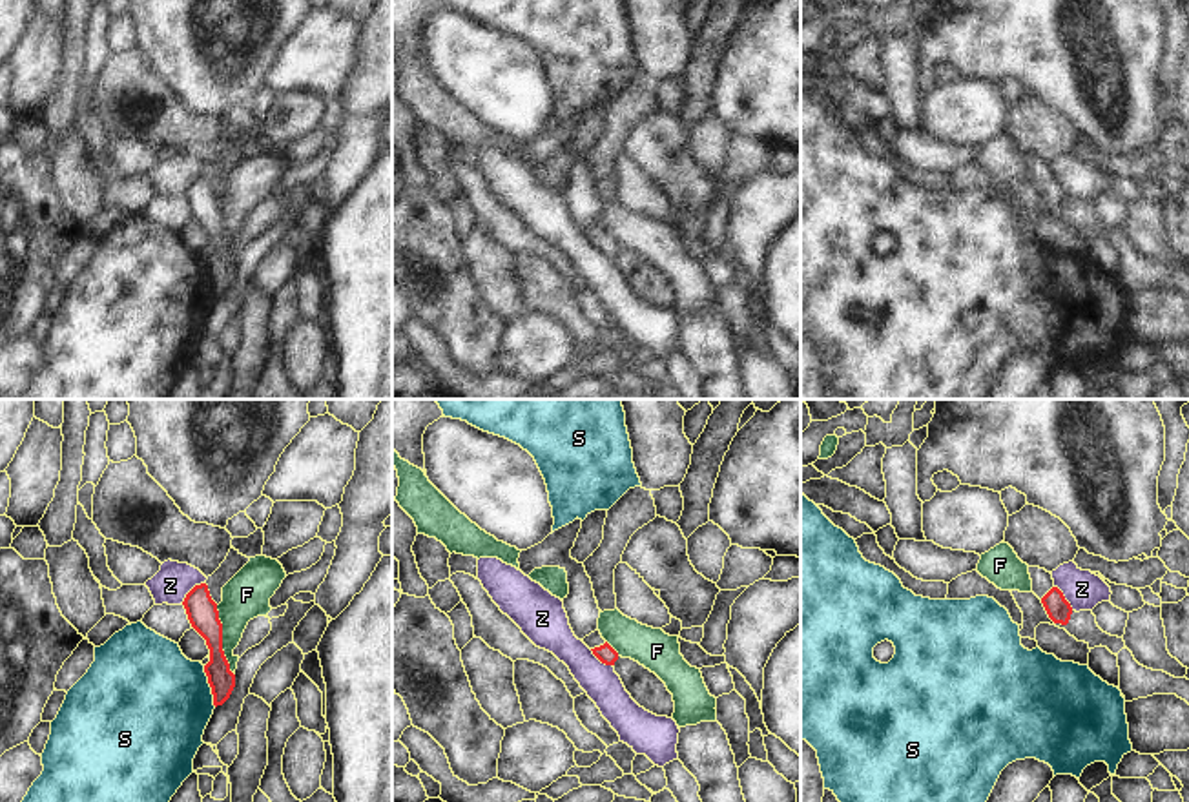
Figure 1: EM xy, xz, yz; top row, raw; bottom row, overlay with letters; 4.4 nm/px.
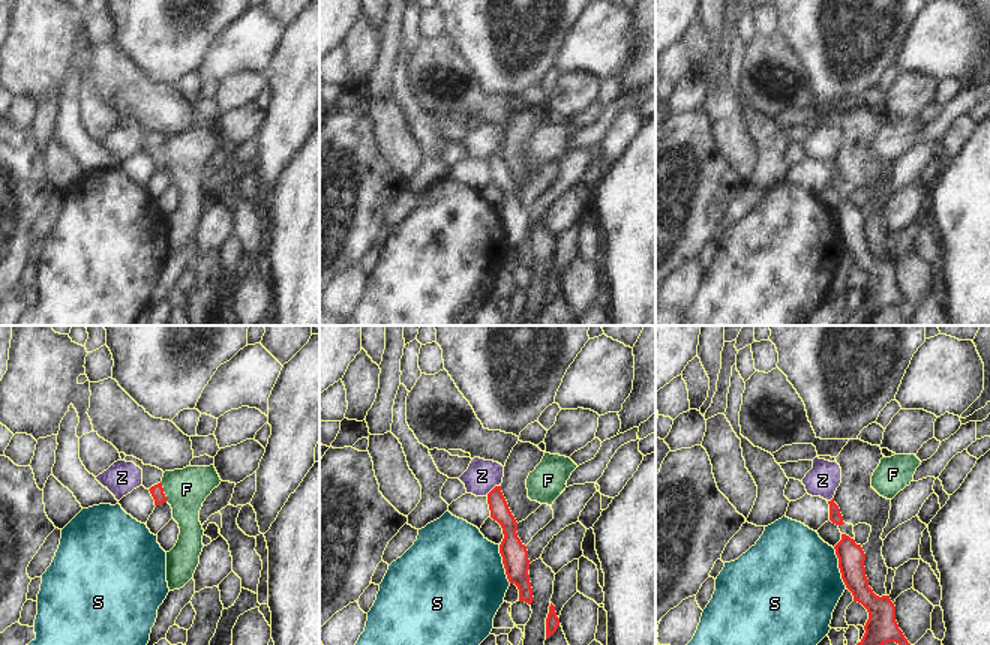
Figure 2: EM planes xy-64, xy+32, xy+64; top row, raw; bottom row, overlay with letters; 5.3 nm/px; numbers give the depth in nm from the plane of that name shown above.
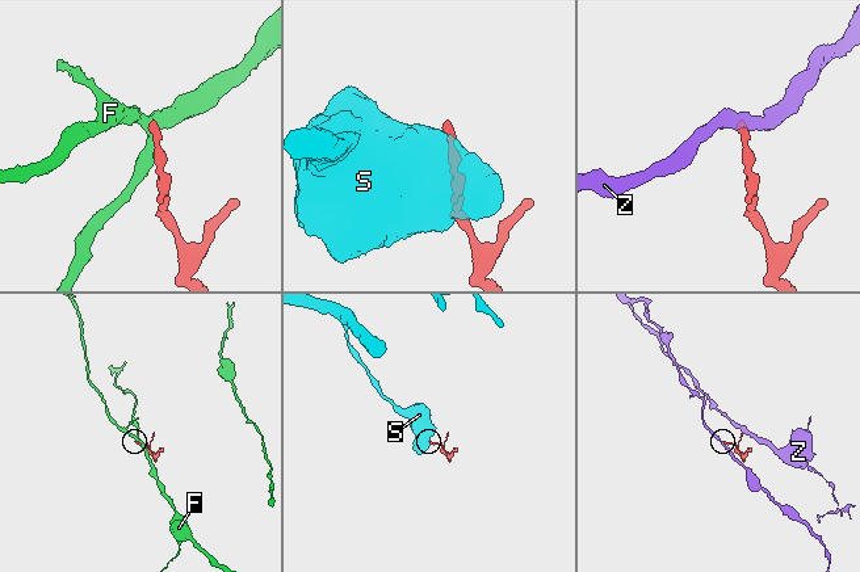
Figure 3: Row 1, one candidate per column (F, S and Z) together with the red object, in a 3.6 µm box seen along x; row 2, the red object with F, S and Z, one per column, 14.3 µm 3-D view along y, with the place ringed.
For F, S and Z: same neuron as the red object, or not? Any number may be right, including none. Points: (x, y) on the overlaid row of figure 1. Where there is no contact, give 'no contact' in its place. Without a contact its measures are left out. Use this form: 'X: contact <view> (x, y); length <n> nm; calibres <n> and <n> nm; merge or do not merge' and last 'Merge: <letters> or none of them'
F: contact xy (221, 640); length 320 nm; calibres 140 and 200 nm; do not merge
S: contact xy (210, 686); length 190 nm; calibres 120 and 480 nm; do not merge
Z: contact xy (190, 591); length 150 nm; calibres 140 and 160 nm; do not merge
Merge: none of them

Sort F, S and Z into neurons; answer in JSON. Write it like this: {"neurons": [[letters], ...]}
{"neurons": [["F"], ["S"], ["Z"]]}

